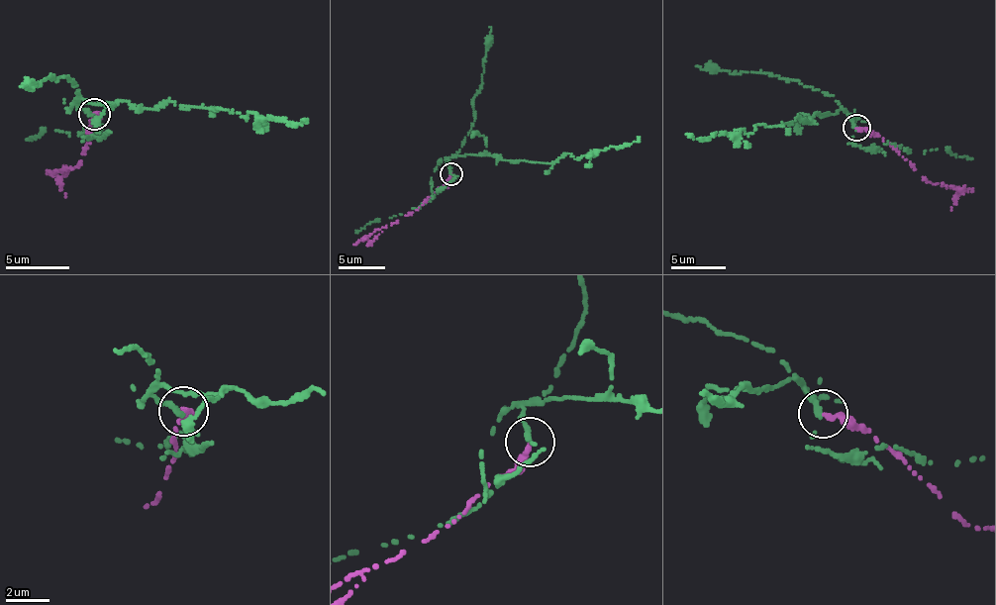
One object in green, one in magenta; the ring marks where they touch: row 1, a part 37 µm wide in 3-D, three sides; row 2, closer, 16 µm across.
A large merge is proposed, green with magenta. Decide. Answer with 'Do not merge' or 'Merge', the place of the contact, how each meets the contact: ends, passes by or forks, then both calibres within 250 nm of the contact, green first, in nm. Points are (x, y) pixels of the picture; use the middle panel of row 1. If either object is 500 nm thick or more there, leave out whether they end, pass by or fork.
Do not merge. Place: (451, 173). At the ring green ends. At the ring magenta ends. Thickness 320 nm (green) against 240 nm

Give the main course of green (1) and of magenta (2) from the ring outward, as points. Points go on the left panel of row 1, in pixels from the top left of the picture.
1: (94, 115), (80, 107), (83, 99), (158, 110), (169, 101), (304, 120)
2: (94, 115), (77, 166), (66, 167), (59, 190), (65, 196)

